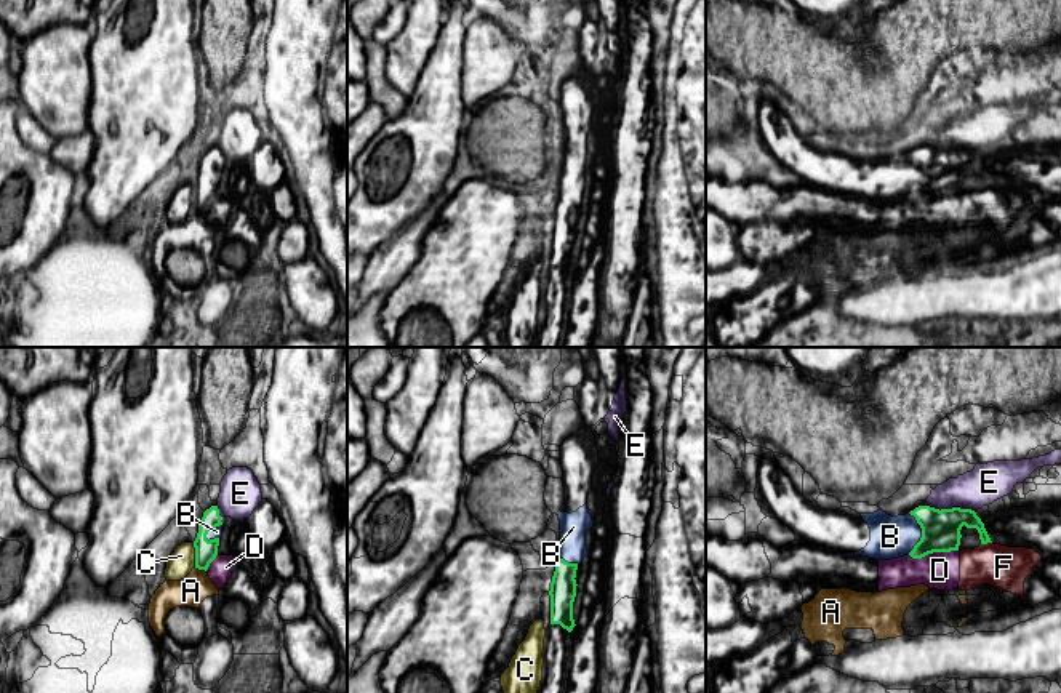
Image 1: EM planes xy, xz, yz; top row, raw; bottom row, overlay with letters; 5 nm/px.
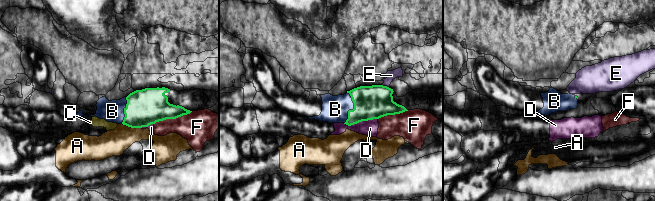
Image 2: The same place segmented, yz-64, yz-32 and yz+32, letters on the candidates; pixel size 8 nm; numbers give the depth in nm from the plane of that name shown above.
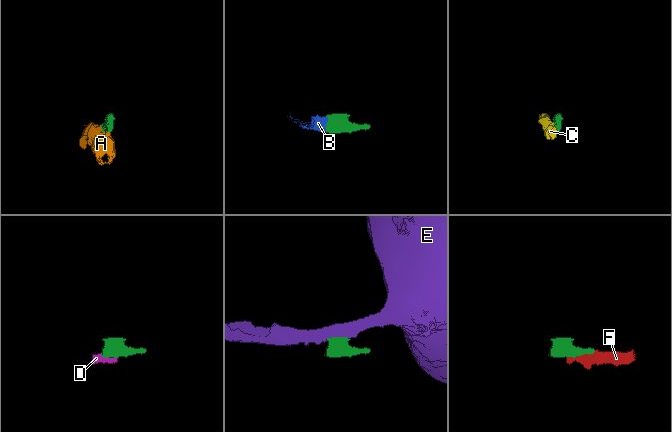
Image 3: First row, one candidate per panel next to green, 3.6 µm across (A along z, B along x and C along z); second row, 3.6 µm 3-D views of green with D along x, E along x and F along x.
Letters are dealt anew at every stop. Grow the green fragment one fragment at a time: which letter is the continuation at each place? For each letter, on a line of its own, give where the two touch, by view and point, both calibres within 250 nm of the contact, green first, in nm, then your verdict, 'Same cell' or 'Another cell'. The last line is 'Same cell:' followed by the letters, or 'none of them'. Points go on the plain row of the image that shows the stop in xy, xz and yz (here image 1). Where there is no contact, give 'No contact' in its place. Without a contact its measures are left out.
A: Touches green at xy (200, 210). Thickness 110 nm (green) against 150 nm. Another cell
B: Touches green at yz (922, 175). Thickness 190 nm (green) against 200 nm. Same cell
C: Touches green at xy (196, 197). Thickness 110 nm (green) against 130 nm. Another cell
D: Touches green at yz (933, 192). Thickness 190 nm (green) against 190 nm. Another cell
E: Touches green at yz (949, 151). Thickness 190 nm (green) against 190 nm. Another cell
F: Touches green at yz (986, 184). Thickness 190 nm (green) against 220 nm. Another cell
Same cell: B

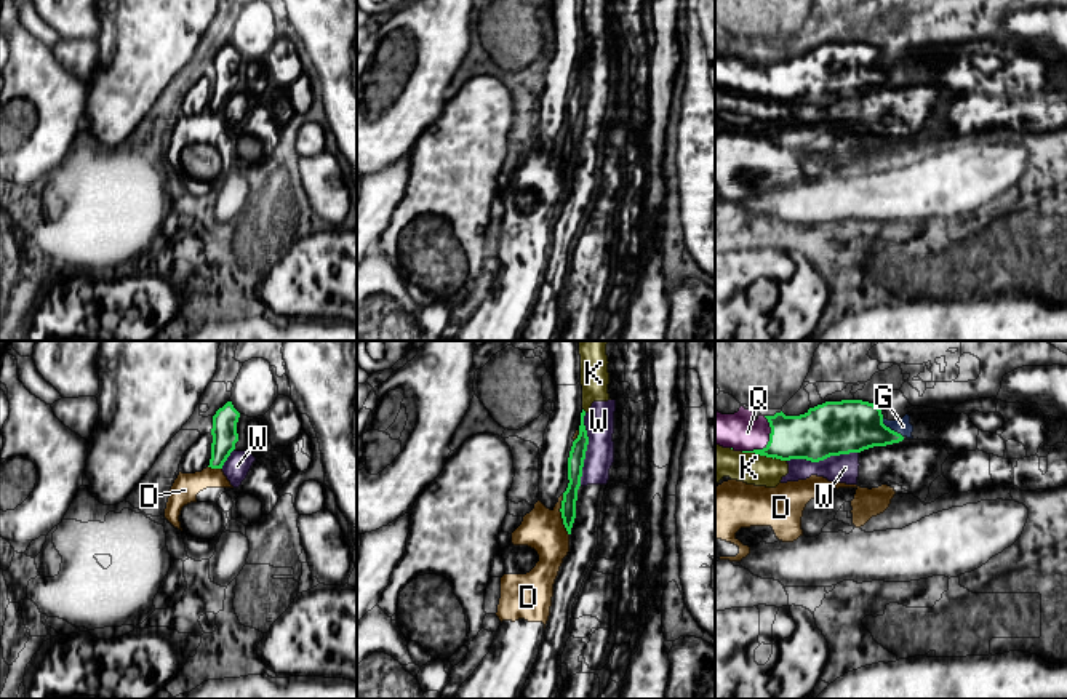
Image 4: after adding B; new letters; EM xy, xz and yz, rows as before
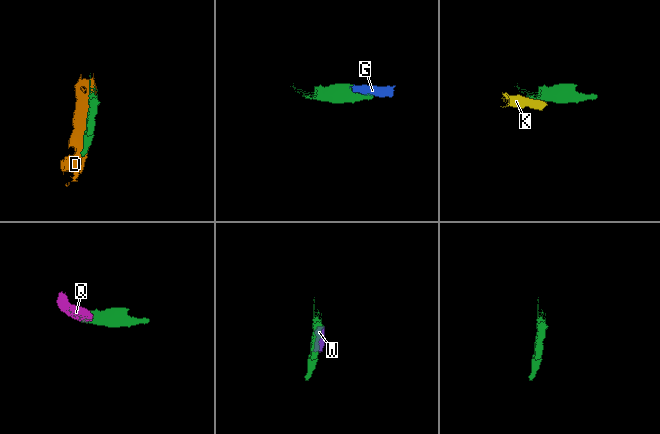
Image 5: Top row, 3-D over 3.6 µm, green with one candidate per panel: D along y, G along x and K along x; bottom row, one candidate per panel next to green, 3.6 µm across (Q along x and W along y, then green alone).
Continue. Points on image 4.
D: Touches green at xz (562, 157). Thickness 80 nm (green) against 220 nm. Another cell
G: Touches green at yz (890, 71). Thickness 280 nm (green) against 80 nm. Same cell
K: Touches green at yz (763, 96). Thickness 220 nm (green) against 160 nm. Another cell
Q: Touches green at yz (768, 83). Thickness 260 nm (green) against 180 nm. Same cell
W: Touches green at xz (586, 91). Thickness 80 nm (green) against 150 nm. Another cell
Same cell: G, Q

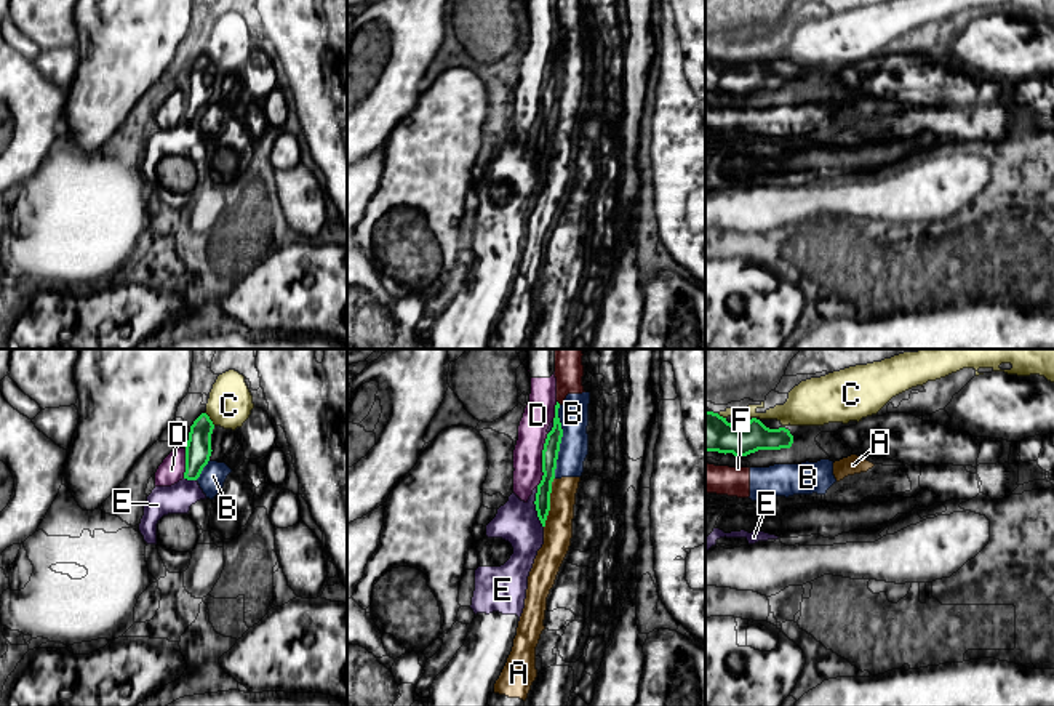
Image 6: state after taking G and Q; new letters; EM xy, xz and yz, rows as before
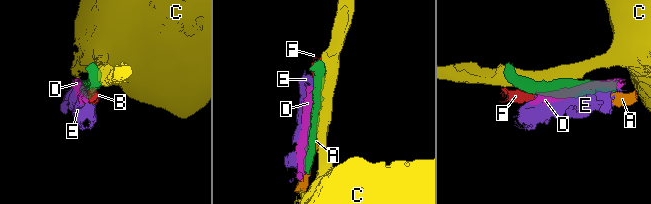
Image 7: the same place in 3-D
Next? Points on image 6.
A: Touches green at xz (549, 144). Thickness 80 nm (green) against 140 nm. Another cell
B: Touches green at xz (560, 84). Thickness 80 nm (green) against 150 nm. Another cell
C: Touches green at xy (208, 60). Thickness 130 nm (green) against 220 nm. Another cell
D: Touches green at xz (542, 101). Thickness 80 nm (green) against 150 nm. Another cell
E: Touches green at xz (536, 149). Thickness 80 nm (green) against 220 nm. Another cell
F: No contact. Another cell
Same cell: none of them

